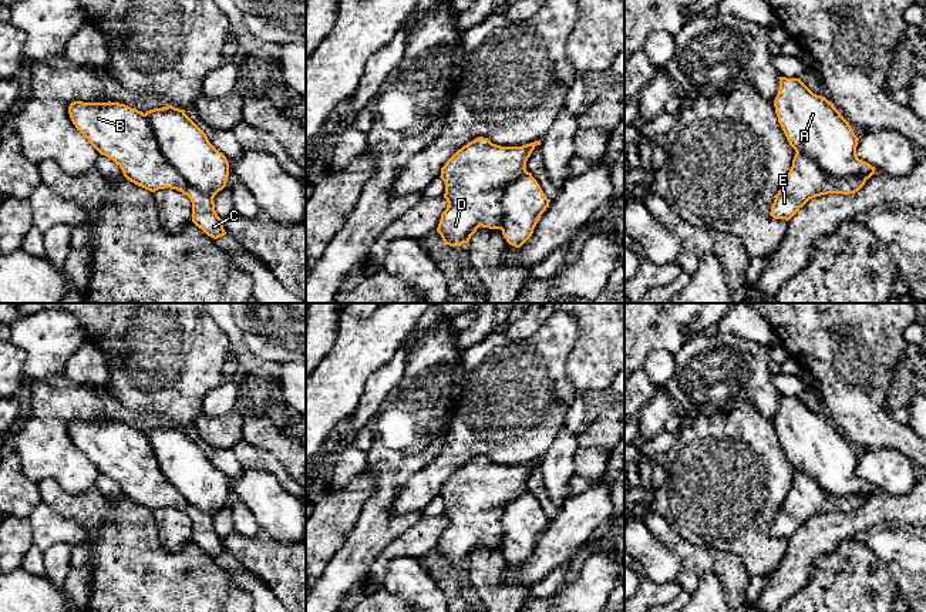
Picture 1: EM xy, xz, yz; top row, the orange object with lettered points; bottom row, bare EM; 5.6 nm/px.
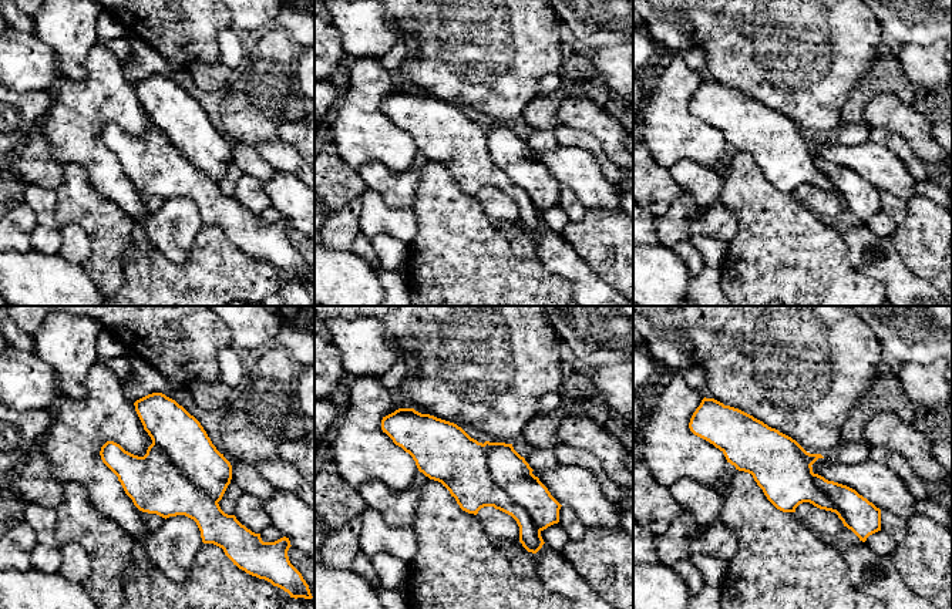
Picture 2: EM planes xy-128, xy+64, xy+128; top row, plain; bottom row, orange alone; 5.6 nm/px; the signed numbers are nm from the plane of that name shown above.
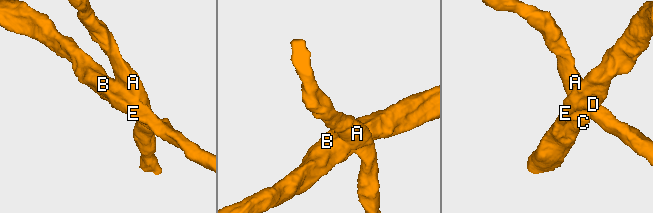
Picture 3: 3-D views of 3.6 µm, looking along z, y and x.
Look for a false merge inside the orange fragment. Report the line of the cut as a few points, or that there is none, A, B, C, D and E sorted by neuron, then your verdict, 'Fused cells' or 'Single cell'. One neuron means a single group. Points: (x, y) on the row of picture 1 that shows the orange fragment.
Split along xy (144, 114), (161, 154), (188, 182), (212, 198). Groups: A / B C D E. Fused cells

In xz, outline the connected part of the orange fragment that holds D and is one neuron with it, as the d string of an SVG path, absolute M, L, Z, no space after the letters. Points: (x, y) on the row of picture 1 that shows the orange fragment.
M478 137L441 168L448 205L437 232L445 245L468 243L479 226L499 229L504 188L526 172L526 161L541 139L522 147L501 147Z

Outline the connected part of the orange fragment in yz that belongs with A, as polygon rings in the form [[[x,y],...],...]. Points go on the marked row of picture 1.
[[[779,77],[774,107],[789,145],[809,155],[826,175],[869,179],[875,174],[875,167],[858,158],[859,138],[849,122],[801,78]]]

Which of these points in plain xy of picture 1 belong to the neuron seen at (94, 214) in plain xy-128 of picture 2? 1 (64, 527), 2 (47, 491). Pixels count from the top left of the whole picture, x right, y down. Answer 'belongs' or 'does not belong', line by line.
1: does not belong
2: belongs

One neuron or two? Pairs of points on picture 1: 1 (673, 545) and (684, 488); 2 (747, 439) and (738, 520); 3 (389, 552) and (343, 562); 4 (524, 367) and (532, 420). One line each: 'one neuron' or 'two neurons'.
1: two neurons
2: one neuron
3: two neurons
4: one neuron

